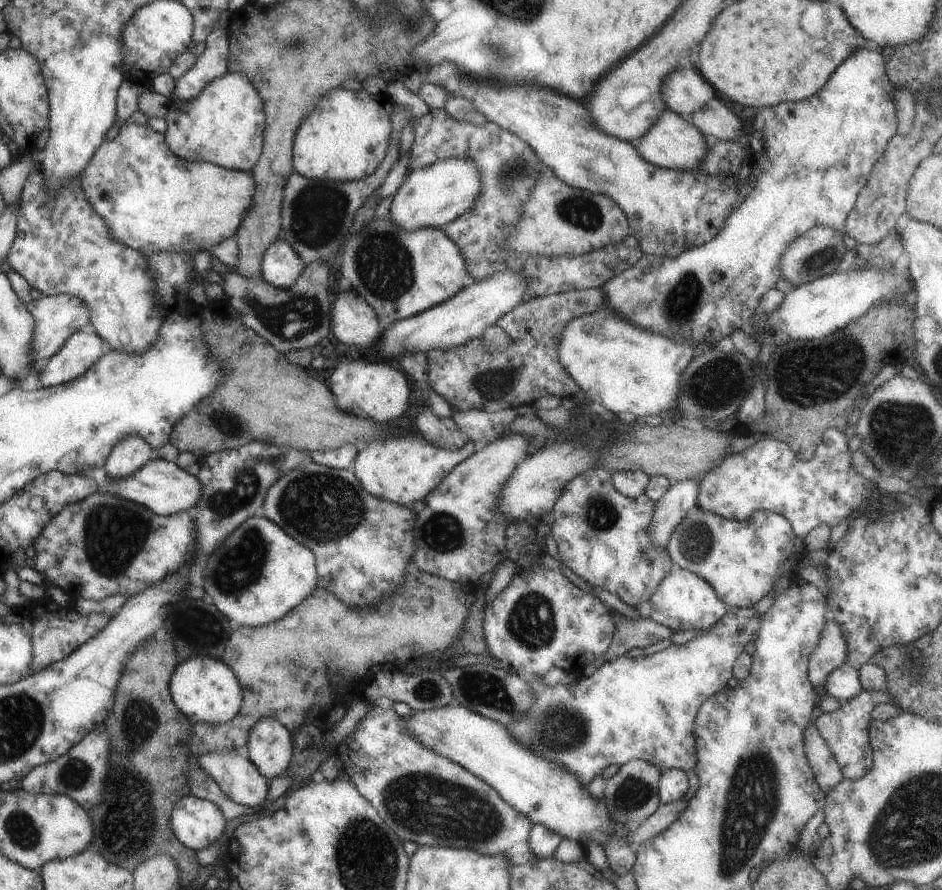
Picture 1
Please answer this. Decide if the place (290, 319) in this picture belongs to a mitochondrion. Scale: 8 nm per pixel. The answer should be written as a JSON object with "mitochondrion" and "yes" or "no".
{"mitochondrion":"yes"}

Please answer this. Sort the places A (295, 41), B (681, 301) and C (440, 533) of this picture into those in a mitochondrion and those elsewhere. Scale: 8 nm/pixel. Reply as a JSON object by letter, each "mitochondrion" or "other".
{"A":"mitochondrion","B":"mitochondrion","C":"mitochondrion"}

